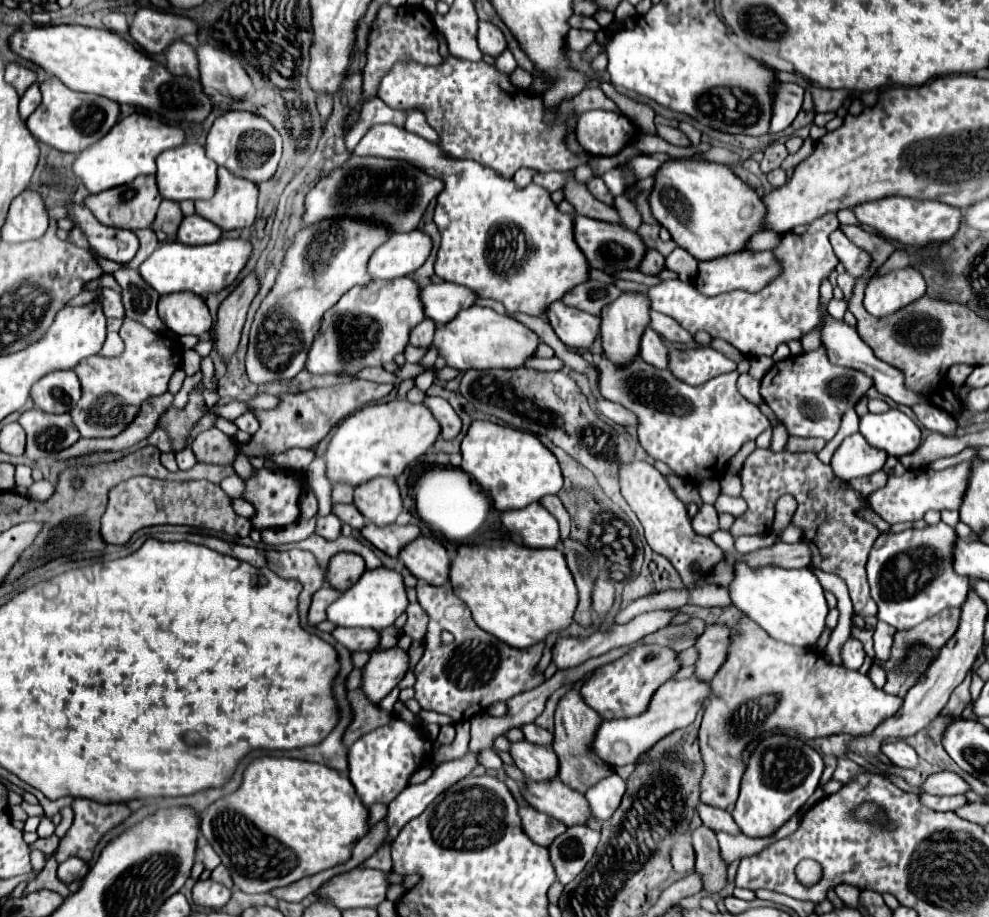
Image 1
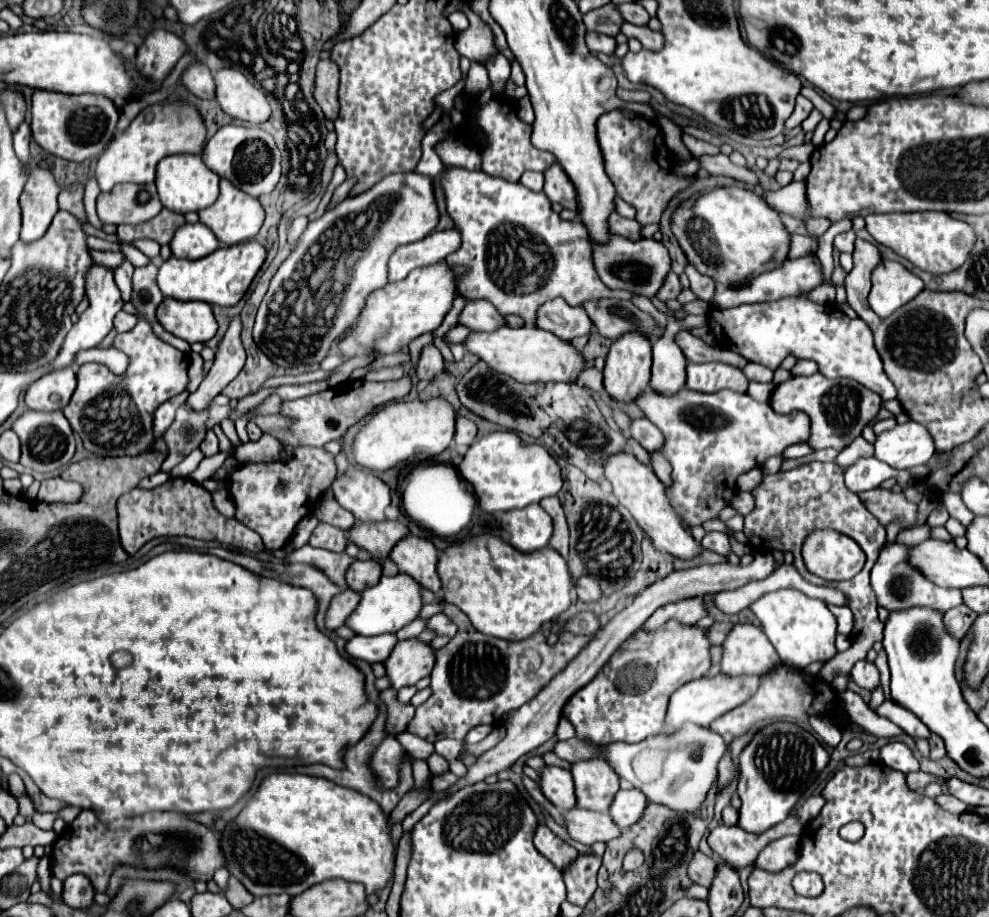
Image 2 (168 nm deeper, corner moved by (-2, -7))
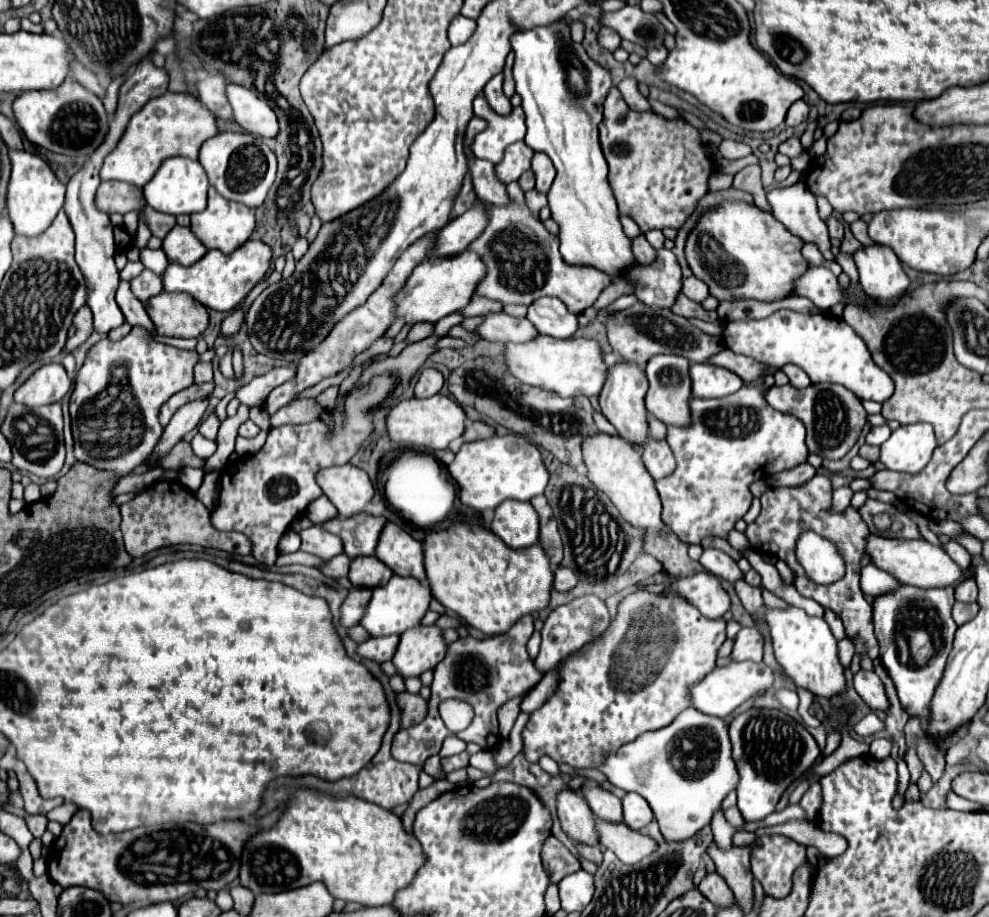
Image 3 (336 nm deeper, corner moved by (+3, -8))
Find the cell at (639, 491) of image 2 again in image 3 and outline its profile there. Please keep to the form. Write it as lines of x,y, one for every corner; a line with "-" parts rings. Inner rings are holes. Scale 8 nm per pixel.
607,433
591,435
591,439
583,441
583,463
587,467
589,481
611,499
611,503
617,507
625,521
643,529
651,527
657,533
663,529
661,501
655,489
655,481
645,469
641,453
635,447
631,447
631,443

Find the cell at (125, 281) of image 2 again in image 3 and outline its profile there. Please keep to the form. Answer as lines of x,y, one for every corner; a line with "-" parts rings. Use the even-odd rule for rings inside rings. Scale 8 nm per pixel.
127,281
119,283
117,303
119,303
119,307
121,307
127,323
131,323
133,327
143,327
149,333
155,333
155,325
151,323
145,307
143,307
143,303
139,303
139,299
135,299
135,295
131,293

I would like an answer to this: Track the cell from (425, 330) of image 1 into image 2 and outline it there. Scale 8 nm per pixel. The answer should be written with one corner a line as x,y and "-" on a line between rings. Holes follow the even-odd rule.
434,344
424,346
422,352
420,352
420,360
416,364
416,376
418,376
418,380
430,382
442,370
444,370
444,358
442,358
440,350

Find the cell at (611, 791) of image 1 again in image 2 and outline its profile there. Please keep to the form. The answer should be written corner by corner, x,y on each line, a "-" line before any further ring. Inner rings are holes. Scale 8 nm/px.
636,788
618,790
608,814
614,818
616,826
626,828
626,826
632,826
642,816
644,808
646,808
646,798
640,790
636,790

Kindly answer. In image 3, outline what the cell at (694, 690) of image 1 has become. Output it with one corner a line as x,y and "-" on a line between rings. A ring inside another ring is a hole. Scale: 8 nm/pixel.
731,661
725,667
717,667
713,669
701,683
697,683
691,689
691,699
693,699
693,707
707,713
707,715
715,715
725,719
727,715
731,715
741,703
745,703
751,695
755,695
761,689
769,689
773,685
773,671
771,667
767,667
765,663
751,663
751,661

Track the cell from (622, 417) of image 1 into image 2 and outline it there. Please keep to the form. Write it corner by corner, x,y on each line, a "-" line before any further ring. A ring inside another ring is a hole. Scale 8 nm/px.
648,418
630,420
630,436
640,442
648,452
656,452
664,442
662,432

